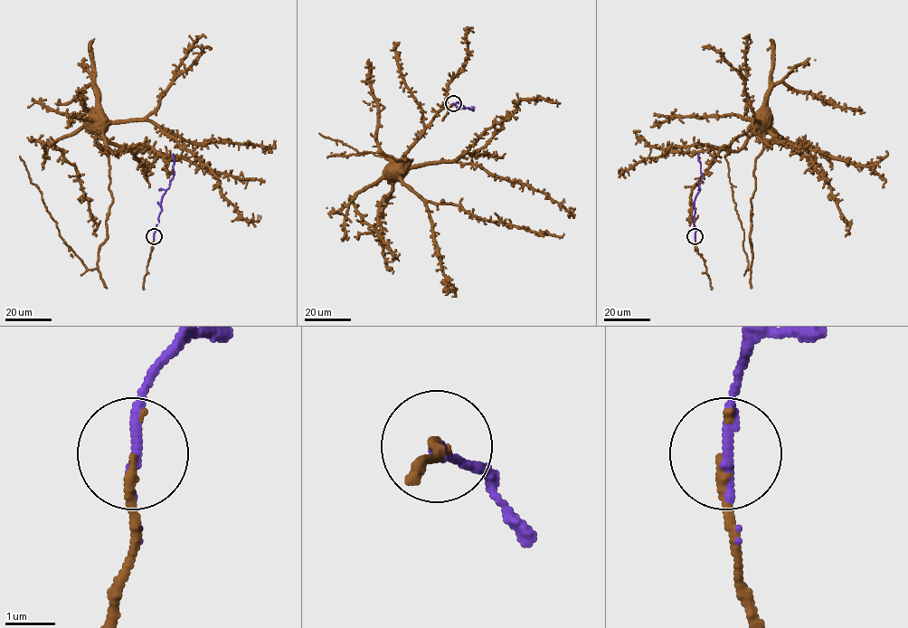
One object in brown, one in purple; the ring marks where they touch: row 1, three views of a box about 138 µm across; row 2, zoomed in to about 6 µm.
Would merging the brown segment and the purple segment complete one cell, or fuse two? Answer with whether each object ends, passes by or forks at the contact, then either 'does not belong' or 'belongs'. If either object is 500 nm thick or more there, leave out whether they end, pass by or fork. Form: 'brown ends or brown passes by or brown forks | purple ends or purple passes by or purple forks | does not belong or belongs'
brown ends | purple ends | belongs

